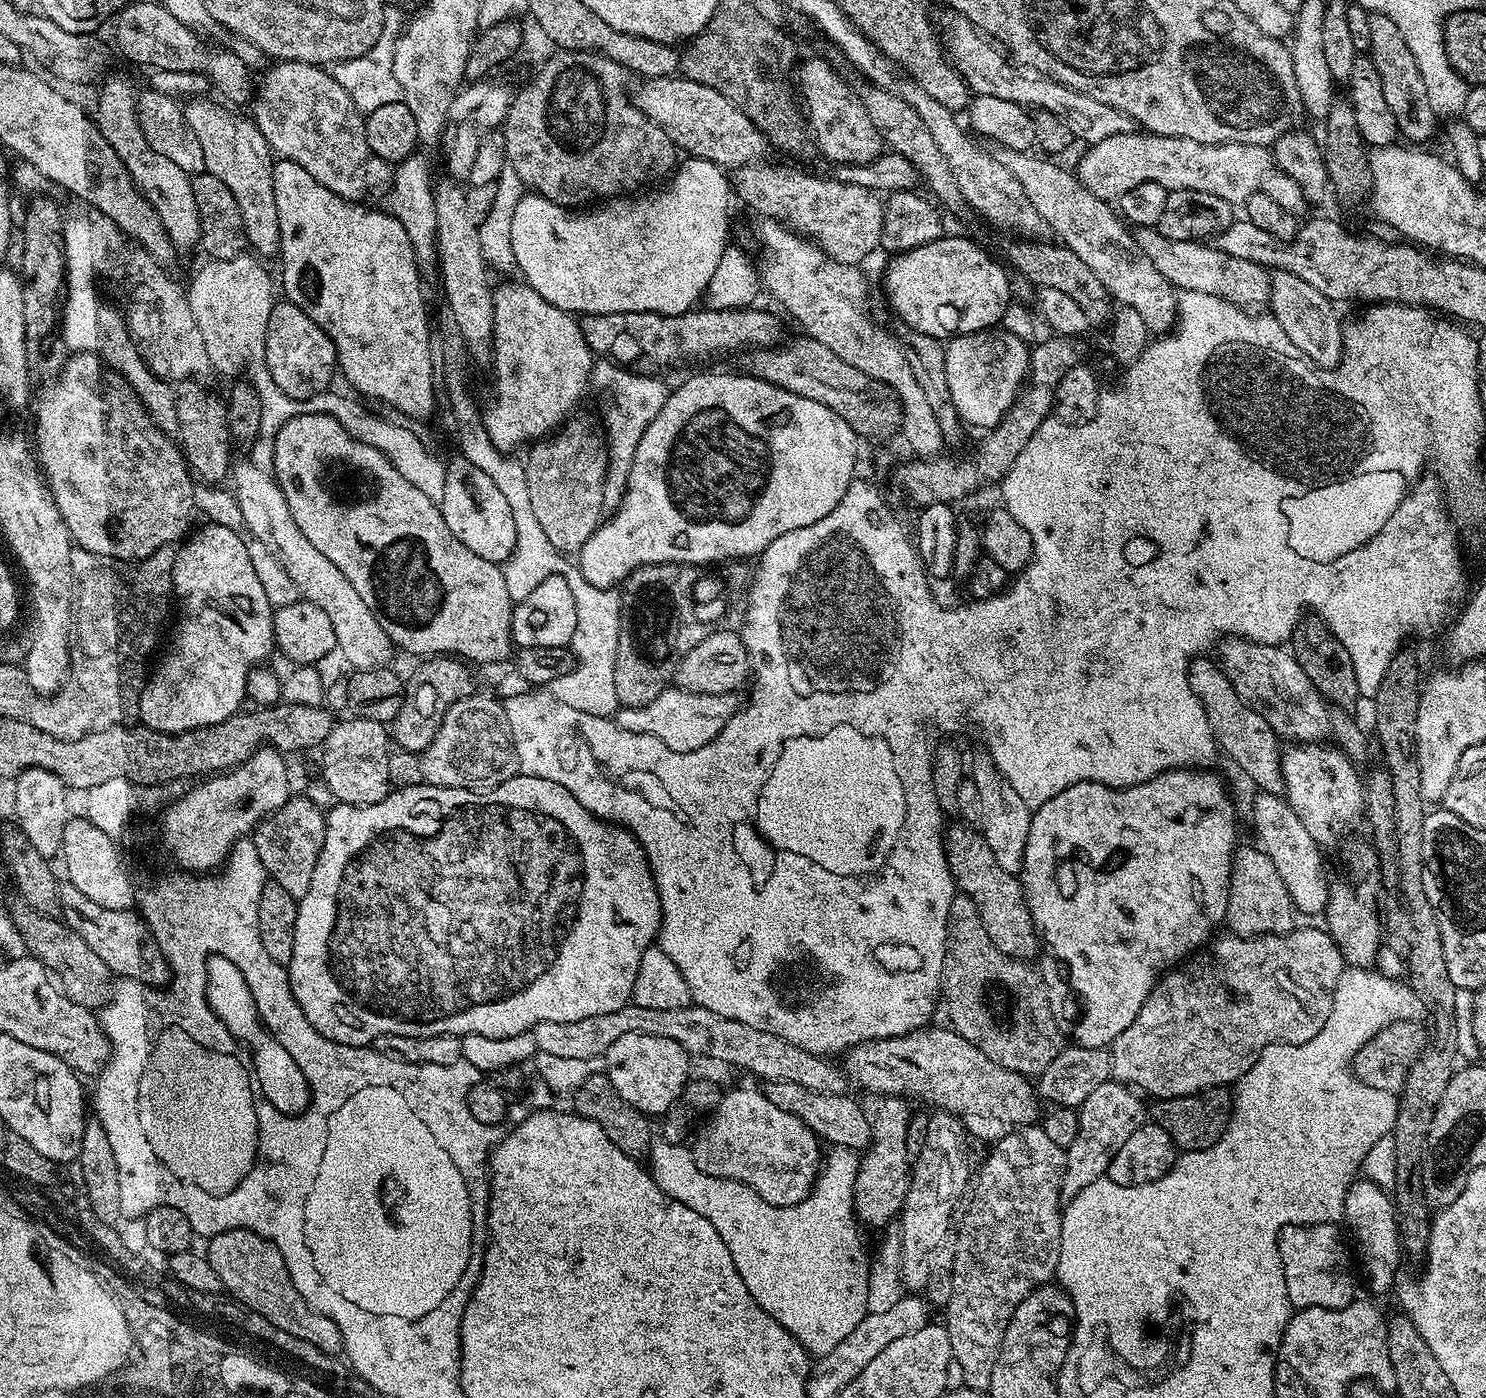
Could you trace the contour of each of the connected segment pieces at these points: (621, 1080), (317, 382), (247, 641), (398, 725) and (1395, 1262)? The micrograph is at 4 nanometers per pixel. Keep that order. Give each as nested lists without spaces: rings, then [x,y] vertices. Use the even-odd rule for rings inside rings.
[[[622,1034],[622,1038],[618,1038],[618,1042],[614,1042],[614,1046],[610,1046],[610,1050],[604,1053],[602,1064],[603,1067],[604,1064],[606,1066],[604,1068],[610,1082],[614,1084],[618,1094],[626,1102],[630,1102],[630,1106],[634,1106],[649,1118],[660,1118],[685,1092],[685,1084],[690,1080],[688,1060],[690,1061],[690,1053],[682,1046],[678,1046],[678,1042],[670,1042],[670,1038],[653,1038],[650,1034]]]
[[[287,302],[273,303],[270,310],[270,322],[266,326],[266,366],[270,370],[270,378],[292,400],[309,400],[319,392],[329,391],[333,387],[332,375],[337,375],[336,347],[334,342],[298,306]]]
[[[211,522],[205,525],[205,528],[197,527],[176,548],[172,590],[178,604],[180,600],[180,617],[176,620],[172,641],[160,665],[157,668],[155,665],[140,694],[138,720],[150,730],[175,734],[214,726],[237,715],[242,708],[240,703],[246,700],[248,673],[263,665],[267,661],[264,659],[274,652],[274,609],[266,598],[266,590],[262,590],[262,582],[258,582],[258,574],[254,574],[254,565],[250,563],[248,553],[248,540],[239,532],[226,530],[226,526]]]
[[[437,654],[431,658],[421,659],[417,664],[420,665],[413,670],[412,677],[407,677],[404,685],[404,701],[402,706],[395,718],[390,722],[390,736],[394,741],[395,747],[421,753],[428,749],[430,742],[434,742],[434,734],[438,730],[446,710],[450,710],[450,706],[454,706],[454,702],[473,695],[474,688],[472,688],[471,672],[473,669],[463,659],[451,654]]]
[[[1365,1178],[1357,1179],[1346,1194],[1343,1223],[1348,1224],[1353,1238],[1356,1239],[1356,1248],[1360,1251],[1360,1264],[1364,1267],[1364,1276],[1368,1279],[1368,1288],[1372,1292],[1393,1291],[1400,1260],[1402,1261],[1400,1235],[1397,1232],[1392,1202],[1393,1199],[1387,1191]]]

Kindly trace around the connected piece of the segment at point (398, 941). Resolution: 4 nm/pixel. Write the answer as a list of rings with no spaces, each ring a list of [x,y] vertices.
[[[517,774],[517,775],[515,775],[515,776],[512,776],[512,777],[510,777],[510,778],[509,778],[509,779],[508,779],[508,780],[507,780],[507,781],[506,781],[506,782],[502,782],[502,783],[501,783],[501,784],[500,784],[500,785],[499,785],[499,786],[498,786],[498,787],[496,787],[496,788],[493,788],[493,789],[492,789],[492,791],[490,791],[490,792],[471,792],[471,791],[470,791],[470,790],[466,790],[466,789],[465,789],[465,788],[439,788],[439,787],[438,787],[438,786],[434,786],[434,785],[433,785],[433,784],[425,784],[425,783],[422,783],[422,784],[419,784],[419,785],[418,785],[418,786],[410,786],[410,787],[409,787],[409,788],[397,788],[397,789],[395,789],[395,790],[392,790],[392,791],[389,791],[389,794],[388,794],[388,796],[387,796],[387,797],[386,797],[386,799],[384,799],[384,800],[383,800],[383,801],[382,801],[382,802],[374,802],[374,803],[373,803],[373,804],[367,804],[367,805],[366,805],[366,806],[354,806],[354,805],[353,805],[353,804],[341,804],[341,803],[339,803],[339,802],[336,802],[336,803],[333,803],[333,804],[332,804],[332,805],[331,805],[331,807],[329,807],[329,808],[328,808],[328,809],[327,809],[327,812],[326,812],[326,819],[325,819],[325,821],[324,821],[324,841],[323,841],[323,842],[322,842],[322,850],[321,850],[321,851],[320,851],[320,853],[319,853],[319,854],[318,854],[318,862],[317,862],[317,863],[316,863],[316,865],[315,865],[315,866],[314,866],[314,874],[313,874],[313,875],[312,875],[312,877],[311,877],[311,878],[310,878],[310,890],[306,890],[306,894],[305,894],[305,895],[304,895],[304,896],[303,896],[303,898],[301,898],[301,899],[300,899],[300,900],[299,900],[299,902],[298,902],[298,903],[297,903],[297,905],[296,905],[296,921],[295,921],[295,922],[294,922],[294,954],[290,954],[290,962],[289,962],[289,963],[288,963],[288,964],[287,964],[287,966],[286,966],[286,967],[287,967],[287,969],[288,969],[288,981],[289,981],[289,982],[290,982],[290,990],[291,990],[291,991],[292,991],[292,993],[293,993],[293,994],[294,994],[294,998],[295,998],[295,999],[296,999],[296,1001],[297,1001],[297,1002],[298,1002],[298,1006],[299,1006],[299,1007],[300,1007],[300,1009],[301,1009],[301,1010],[302,1010],[302,1014],[303,1014],[303,1015],[304,1015],[304,1017],[305,1017],[305,1018],[306,1018],[306,1022],[310,1022],[310,1026],[314,1026],[314,1030],[318,1030],[318,1034],[322,1034],[322,1035],[323,1035],[323,1036],[325,1036],[325,1037],[326,1037],[326,1038],[330,1038],[330,1039],[331,1039],[331,1040],[333,1040],[333,1041],[334,1041],[334,1042],[338,1042],[338,1043],[339,1043],[339,1044],[354,1044],[354,1045],[357,1045],[357,1046],[368,1046],[368,1045],[371,1045],[371,1044],[372,1044],[372,1043],[373,1043],[373,1042],[376,1042],[376,1041],[379,1041],[379,1040],[380,1040],[380,1039],[381,1039],[381,1038],[383,1038],[383,1037],[385,1037],[385,1036],[407,1036],[407,1037],[408,1037],[408,1038],[430,1038],[430,1037],[431,1037],[431,1036],[437,1036],[437,1035],[438,1035],[438,1034],[446,1034],[446,1033],[447,1033],[447,1032],[449,1032],[449,1033],[450,1033],[450,1035],[452,1035],[452,1036],[459,1036],[459,1037],[461,1037],[461,1036],[465,1036],[465,1035],[466,1035],[466,1034],[482,1034],[482,1035],[483,1035],[483,1036],[485,1036],[485,1037],[486,1037],[486,1038],[510,1038],[510,1037],[511,1037],[511,1036],[513,1036],[513,1035],[514,1035],[514,1034],[522,1034],[522,1033],[523,1033],[523,1032],[526,1032],[526,1031],[529,1031],[529,1030],[531,1030],[531,1028],[533,1028],[533,1027],[534,1027],[534,1025],[536,1025],[536,1024],[537,1024],[537,1023],[538,1023],[538,1022],[578,1022],[578,1018],[590,1018],[590,1017],[592,1017],[592,1015],[593,1015],[593,1014],[610,1014],[610,1013],[612,1013],[612,1012],[613,1012],[613,1011],[614,1011],[614,1010],[622,1010],[622,1006],[626,1006],[626,1005],[627,1005],[627,1004],[628,1004],[628,1003],[629,1003],[629,1002],[630,1002],[630,1001],[631,1001],[631,998],[632,998],[632,991],[633,991],[633,990],[634,990],[634,978],[638,978],[638,962],[642,962],[642,954],[643,954],[643,953],[644,953],[644,952],[645,952],[645,950],[646,950],[646,949],[648,949],[648,948],[651,948],[651,947],[653,947],[653,944],[654,944],[654,941],[655,941],[655,940],[656,940],[656,939],[657,939],[657,936],[658,936],[658,933],[659,933],[659,930],[660,930],[660,899],[659,899],[659,898],[658,898],[658,890],[657,890],[657,889],[656,889],[656,883],[655,883],[655,882],[654,882],[654,878],[653,878],[653,877],[652,877],[652,871],[651,871],[651,870],[650,870],[650,866],[649,866],[649,865],[648,865],[648,859],[647,859],[647,858],[646,858],[646,854],[645,854],[645,853],[644,853],[644,847],[643,847],[643,846],[641,846],[641,845],[640,845],[640,843],[638,843],[638,841],[637,841],[637,840],[636,840],[636,838],[635,838],[635,836],[633,836],[633,835],[632,835],[632,833],[631,833],[631,832],[629,832],[629,831],[628,831],[628,829],[627,829],[627,828],[621,828],[621,827],[619,827],[619,826],[617,826],[617,825],[615,825],[615,824],[613,824],[613,823],[611,823],[611,822],[609,822],[609,821],[607,821],[607,820],[600,820],[600,819],[599,819],[599,818],[598,818],[598,817],[596,817],[596,816],[595,816],[595,815],[594,815],[594,814],[590,814],[590,810],[586,810],[586,809],[585,809],[585,808],[584,808],[584,807],[583,807],[583,806],[582,806],[582,802],[578,802],[578,798],[574,798],[574,794],[570,794],[570,790],[566,790],[566,786],[558,786],[558,782],[550,782],[550,781],[548,781],[548,780],[547,780],[547,779],[546,779],[546,778],[534,778],[534,777],[533,777],[533,776],[526,776],[526,775],[523,775],[523,774]]]

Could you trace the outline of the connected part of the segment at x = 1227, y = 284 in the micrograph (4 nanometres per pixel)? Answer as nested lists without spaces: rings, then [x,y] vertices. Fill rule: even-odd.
[[[1157,228],[1135,229],[1134,235],[1142,254],[1154,262],[1158,274],[1171,282],[1180,292],[1201,292],[1214,294],[1226,302],[1245,310],[1260,310],[1269,303],[1268,295],[1272,289],[1272,278],[1267,267],[1236,258],[1223,252],[1208,242],[1198,240],[1168,240]]]

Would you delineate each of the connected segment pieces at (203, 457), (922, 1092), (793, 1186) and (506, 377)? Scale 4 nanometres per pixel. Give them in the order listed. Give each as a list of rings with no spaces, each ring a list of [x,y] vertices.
[[[188,382],[183,385],[184,396],[179,397],[176,405],[178,426],[174,436],[178,441],[180,450],[184,454],[184,461],[197,481],[208,486],[216,486],[220,479],[227,477],[230,472],[230,459],[228,460],[228,405],[223,399],[211,396],[200,388],[195,388],[195,383]]]
[[[929,1026],[927,1028],[919,1028],[916,1032],[911,1032],[905,1036],[895,1036],[894,1038],[886,1038],[885,1040],[871,1040],[865,1044],[853,1044],[847,1052],[843,1053],[842,1071],[849,1081],[852,1080],[860,1087],[865,1088],[868,1092],[877,1092],[877,1097],[885,1096],[902,1096],[905,1098],[913,1098],[912,1096],[921,1096],[928,1104],[933,1104],[933,1109],[946,1112],[954,1116],[960,1117],[961,1124],[964,1125],[969,1137],[977,1136],[980,1140],[988,1140],[987,1142],[995,1142],[1002,1139],[1006,1134],[1015,1132],[1017,1128],[1032,1126],[1037,1123],[1038,1117],[1041,1115],[1041,1101],[1038,1099],[1037,1089],[1034,1087],[1033,1081],[1029,1077],[1006,1070],[1002,1066],[998,1066],[994,1062],[990,1062],[990,1058],[986,1058],[986,1054],[982,1054],[982,1050],[978,1050],[978,1046],[974,1046],[966,1038],[962,1038],[950,1026]]]
[[[736,1088],[733,1092],[725,1091],[720,1098],[720,1104],[711,1112],[699,1125],[698,1131],[691,1137],[690,1149],[692,1151],[693,1163],[698,1166],[700,1172],[704,1172],[707,1176],[717,1180],[737,1180],[746,1186],[750,1186],[750,1190],[754,1190],[754,1194],[758,1194],[758,1198],[762,1198],[766,1202],[770,1202],[770,1206],[794,1206],[798,1202],[802,1202],[802,1198],[806,1198],[816,1187],[816,1178],[820,1174],[822,1167],[822,1141],[810,1130],[810,1126],[806,1126],[798,1118],[794,1118],[794,1114],[786,1114],[786,1110],[778,1110],[778,1106],[774,1106],[774,1102],[770,1102],[770,1098],[766,1098],[763,1091],[752,1088]]]
[[[526,283],[504,284],[501,288],[499,285],[494,292],[494,330],[492,331],[492,354],[490,357],[490,365],[492,364],[492,393],[489,394],[488,401],[483,401],[482,404],[484,425],[490,434],[490,442],[494,442],[494,446],[500,452],[512,454],[517,451],[515,448],[519,444],[528,446],[533,442],[539,442],[551,437],[575,413],[572,411],[575,410],[576,403],[583,396],[584,387],[587,389],[592,379],[593,363],[594,354],[590,350],[590,346],[584,337],[584,332],[580,328],[580,320],[573,313],[564,312],[558,306],[546,302],[546,298],[542,298],[542,294],[538,294],[538,290],[534,290]]]

